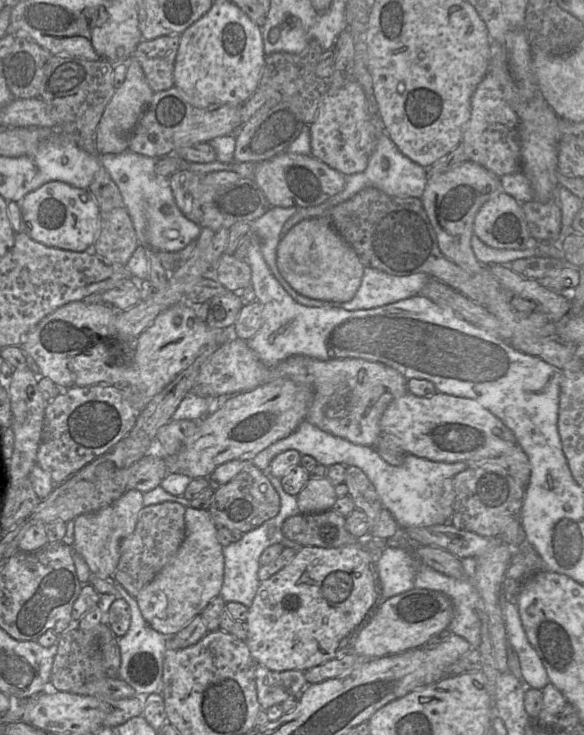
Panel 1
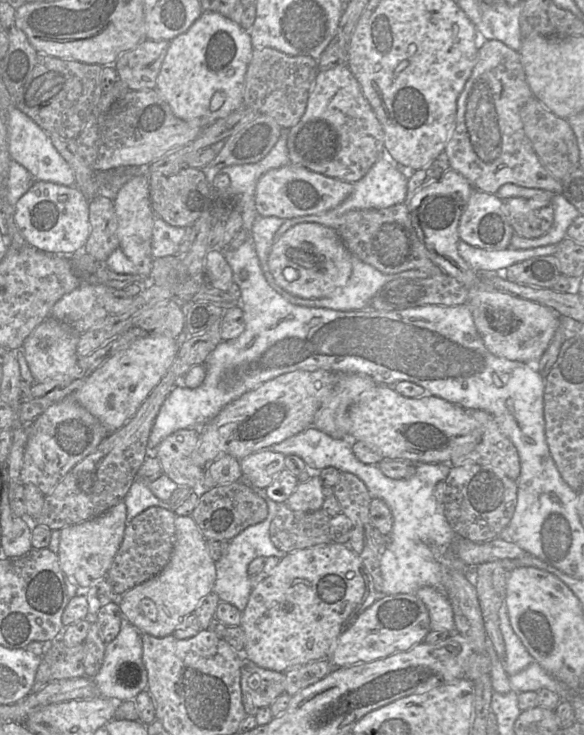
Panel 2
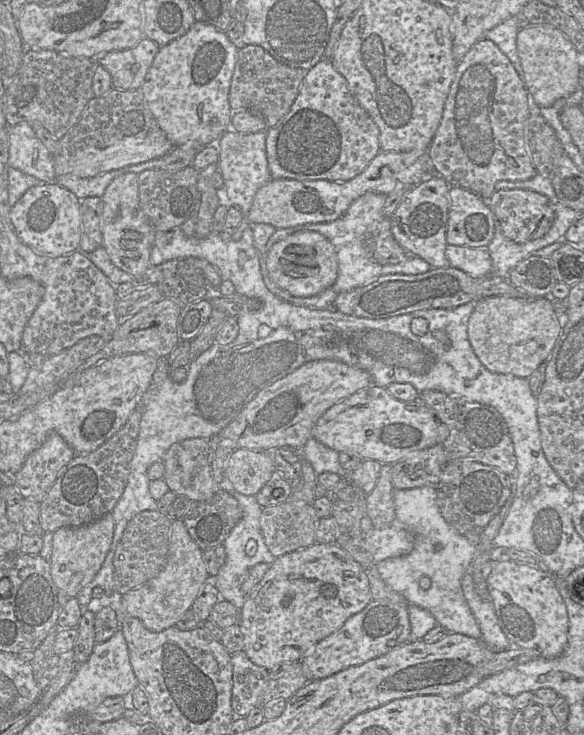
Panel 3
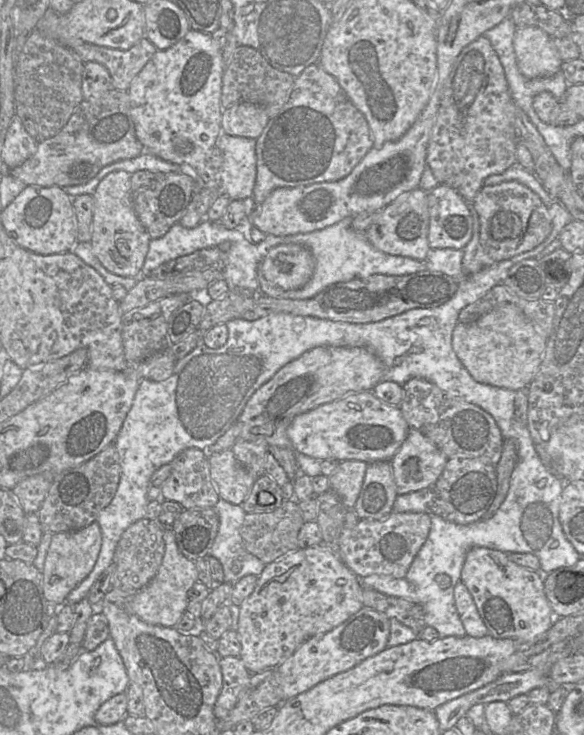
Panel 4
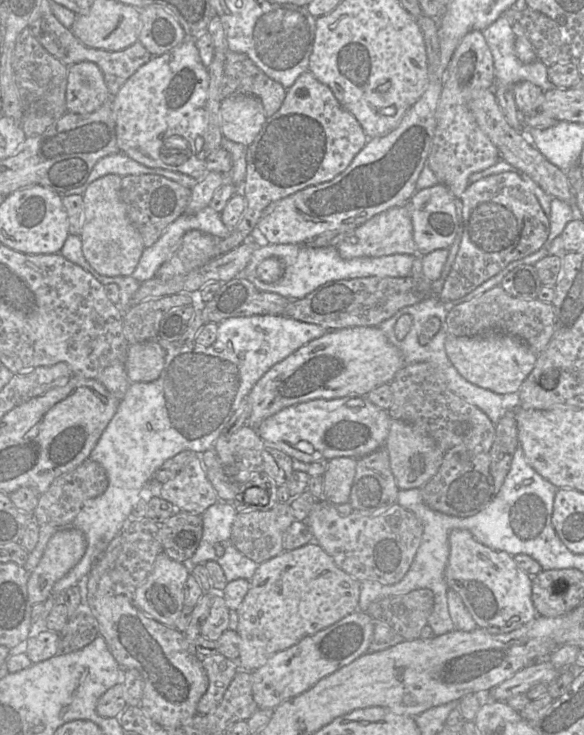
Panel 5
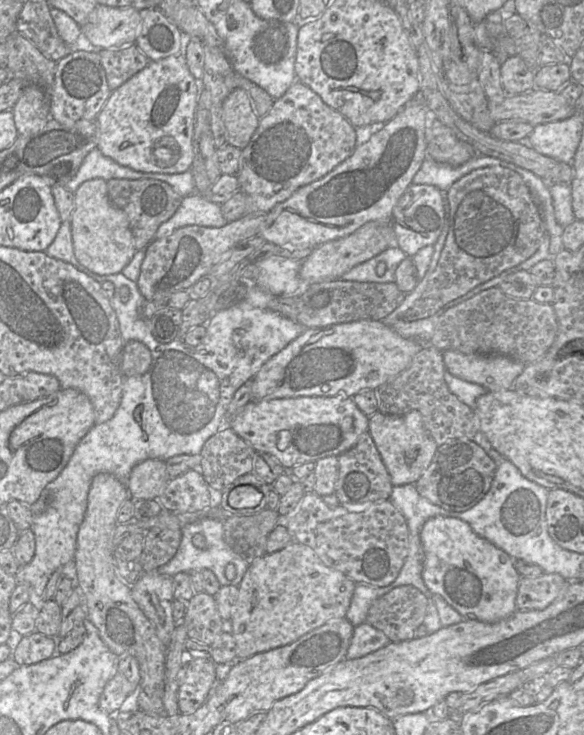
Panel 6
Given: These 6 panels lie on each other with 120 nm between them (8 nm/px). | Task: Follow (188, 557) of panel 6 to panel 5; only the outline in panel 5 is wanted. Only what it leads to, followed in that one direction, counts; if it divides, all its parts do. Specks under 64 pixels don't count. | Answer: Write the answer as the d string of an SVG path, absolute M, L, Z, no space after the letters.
M217 501L202 514L203 535L199 547L193 556L184 563L189 568L197 564L205 564L208 561L218 563L228 582L237 579L250 580L255 574L258 564L241 554L231 542L231 528L238 512L231 503Z

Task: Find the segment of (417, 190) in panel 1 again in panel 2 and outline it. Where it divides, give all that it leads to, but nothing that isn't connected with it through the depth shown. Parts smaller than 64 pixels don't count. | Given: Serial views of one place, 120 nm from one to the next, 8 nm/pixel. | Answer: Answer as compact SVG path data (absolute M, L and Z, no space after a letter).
M385 152L372 165L366 175L358 182L354 183L353 192L337 207L313 215L299 216L291 219L291 224L317 223L332 229L339 226L339 219L348 211L360 209L384 209L397 204L401 204L408 199L407 183L409 174L407 170L401 168L393 162Z

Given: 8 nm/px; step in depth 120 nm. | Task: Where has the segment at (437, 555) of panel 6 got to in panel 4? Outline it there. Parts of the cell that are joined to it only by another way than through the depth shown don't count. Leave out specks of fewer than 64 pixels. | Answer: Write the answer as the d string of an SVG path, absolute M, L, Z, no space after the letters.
M472 548L467 553L460 581L472 595L488 634L494 638L533 644L553 625L555 617L545 595L544 577L537 571L518 565L505 552Z

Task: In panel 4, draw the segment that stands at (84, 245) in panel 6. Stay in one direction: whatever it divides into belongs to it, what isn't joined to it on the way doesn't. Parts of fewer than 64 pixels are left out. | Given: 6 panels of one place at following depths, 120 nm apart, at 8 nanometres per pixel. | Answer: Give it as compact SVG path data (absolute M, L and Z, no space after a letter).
M115 171L106 175L94 194L91 246L94 255L111 273L122 277L141 277L152 240L134 212L131 200L131 174Z

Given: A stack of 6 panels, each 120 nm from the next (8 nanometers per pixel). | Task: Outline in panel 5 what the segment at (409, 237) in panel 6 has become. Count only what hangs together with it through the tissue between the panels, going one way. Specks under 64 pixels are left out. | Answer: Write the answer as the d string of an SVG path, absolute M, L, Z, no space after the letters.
M439 183L417 190L407 205L413 224L417 254L423 256L437 249L448 249L454 243L461 226L461 207L446 185Z

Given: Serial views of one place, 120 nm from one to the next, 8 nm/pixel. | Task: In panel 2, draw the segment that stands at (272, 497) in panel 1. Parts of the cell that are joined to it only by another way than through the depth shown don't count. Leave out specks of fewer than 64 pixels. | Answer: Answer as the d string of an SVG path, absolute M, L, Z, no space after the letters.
M240 480L213 487L203 493L191 517L206 541L231 541L247 527L265 520L267 515L266 501L254 492L250 485Z

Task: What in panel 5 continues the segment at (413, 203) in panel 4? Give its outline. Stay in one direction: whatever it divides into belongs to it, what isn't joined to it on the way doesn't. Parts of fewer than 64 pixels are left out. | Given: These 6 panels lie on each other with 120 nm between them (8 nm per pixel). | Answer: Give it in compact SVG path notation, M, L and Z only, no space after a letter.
M408 205L391 208L380 213L354 229L351 236L336 246L343 259L358 257L381 257L392 254L417 255L413 239L413 224Z

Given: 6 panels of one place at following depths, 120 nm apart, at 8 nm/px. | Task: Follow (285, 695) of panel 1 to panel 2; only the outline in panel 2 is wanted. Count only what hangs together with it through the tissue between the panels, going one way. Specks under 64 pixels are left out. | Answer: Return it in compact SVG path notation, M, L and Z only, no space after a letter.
M243 654L241 664L242 703L249 716L255 716L263 707L269 707L285 694L286 678L283 672L264 669Z

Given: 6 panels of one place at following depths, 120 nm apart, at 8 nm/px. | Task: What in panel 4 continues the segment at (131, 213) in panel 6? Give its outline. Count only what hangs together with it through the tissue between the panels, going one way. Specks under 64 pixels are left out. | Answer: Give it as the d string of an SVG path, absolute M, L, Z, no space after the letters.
M141 170L131 175L130 183L134 212L151 239L162 237L180 221L194 194L194 179L184 173Z

